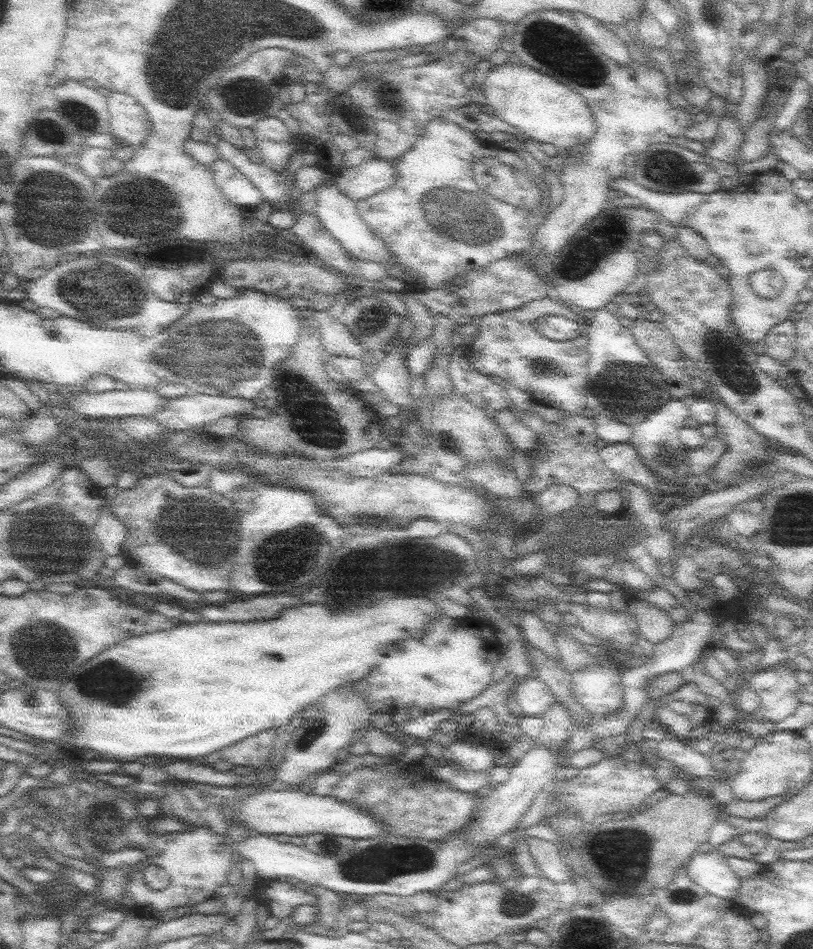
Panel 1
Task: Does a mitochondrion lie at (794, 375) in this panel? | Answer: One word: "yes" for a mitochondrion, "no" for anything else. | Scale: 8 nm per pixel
no

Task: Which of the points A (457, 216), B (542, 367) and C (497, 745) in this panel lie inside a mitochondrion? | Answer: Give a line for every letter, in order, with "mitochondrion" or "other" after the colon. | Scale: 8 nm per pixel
A: mitochondrion
B: mitochondrion
C: other

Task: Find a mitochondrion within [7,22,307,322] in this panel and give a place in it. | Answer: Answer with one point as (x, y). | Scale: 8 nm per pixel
(72, 227)

